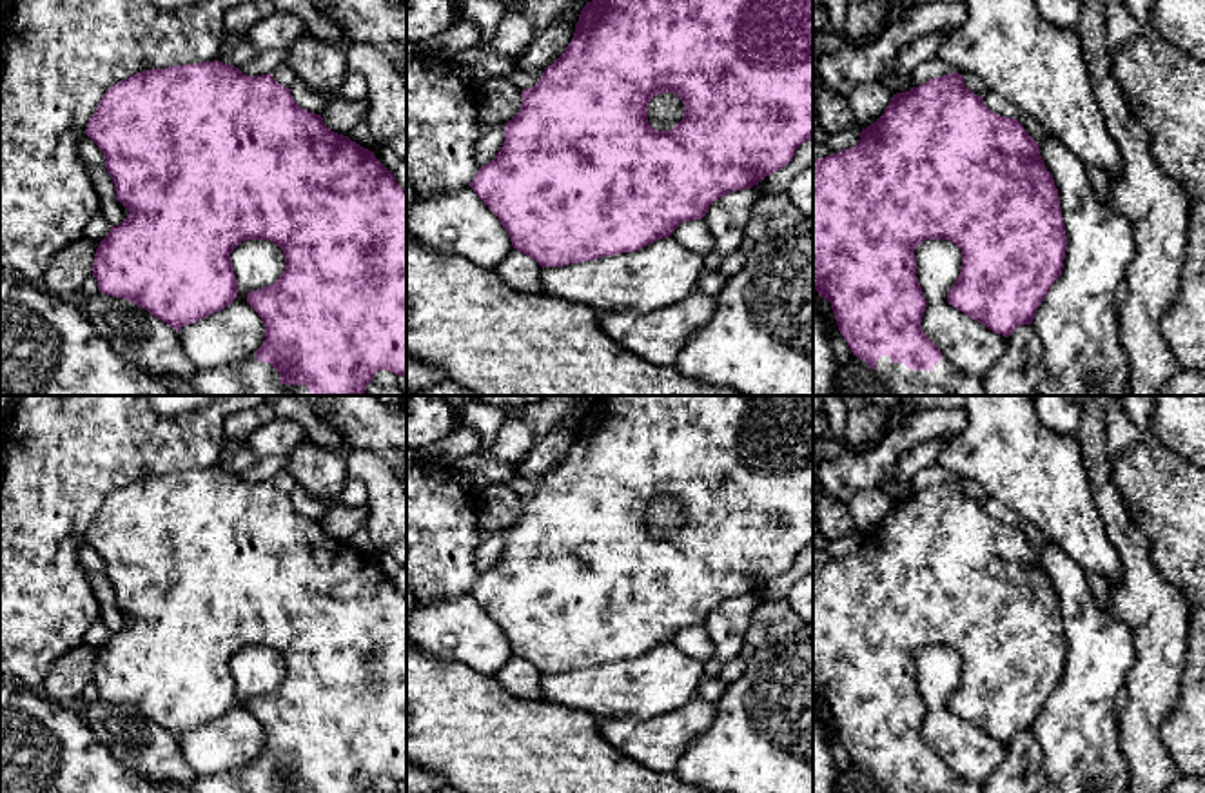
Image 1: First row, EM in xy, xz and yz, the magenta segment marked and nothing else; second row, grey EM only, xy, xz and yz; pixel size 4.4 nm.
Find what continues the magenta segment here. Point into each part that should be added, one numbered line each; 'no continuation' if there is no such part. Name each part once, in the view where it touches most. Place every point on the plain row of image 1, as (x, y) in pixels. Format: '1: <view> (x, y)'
1: yz (893, 781)

